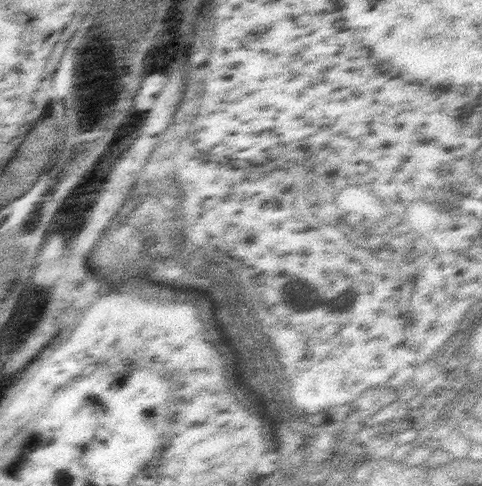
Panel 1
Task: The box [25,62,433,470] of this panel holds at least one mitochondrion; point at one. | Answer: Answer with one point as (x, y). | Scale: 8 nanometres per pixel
(226, 313)

